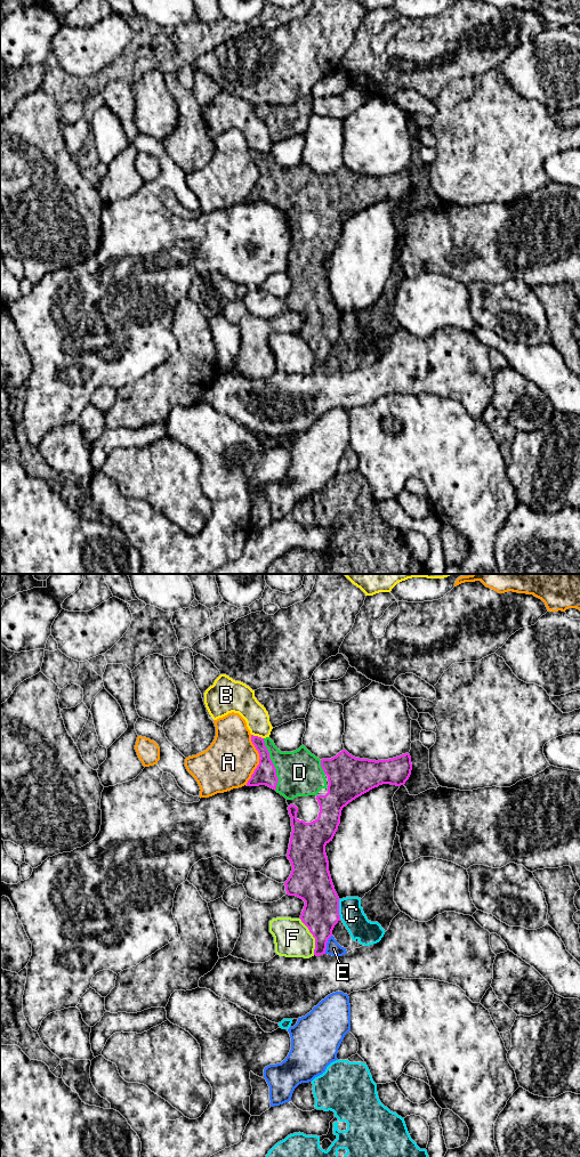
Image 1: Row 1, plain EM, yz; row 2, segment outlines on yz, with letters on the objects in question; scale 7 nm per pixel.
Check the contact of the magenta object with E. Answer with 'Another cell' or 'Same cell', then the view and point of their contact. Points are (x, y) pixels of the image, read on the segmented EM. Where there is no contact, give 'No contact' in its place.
Another cell. Touches magenta at yz (325, 944)

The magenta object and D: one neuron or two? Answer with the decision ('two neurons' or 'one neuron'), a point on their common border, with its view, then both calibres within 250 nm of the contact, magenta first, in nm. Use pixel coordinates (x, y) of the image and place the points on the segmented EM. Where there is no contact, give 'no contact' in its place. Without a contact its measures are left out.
one neuron | yz (273, 765) | 160/320 nm

